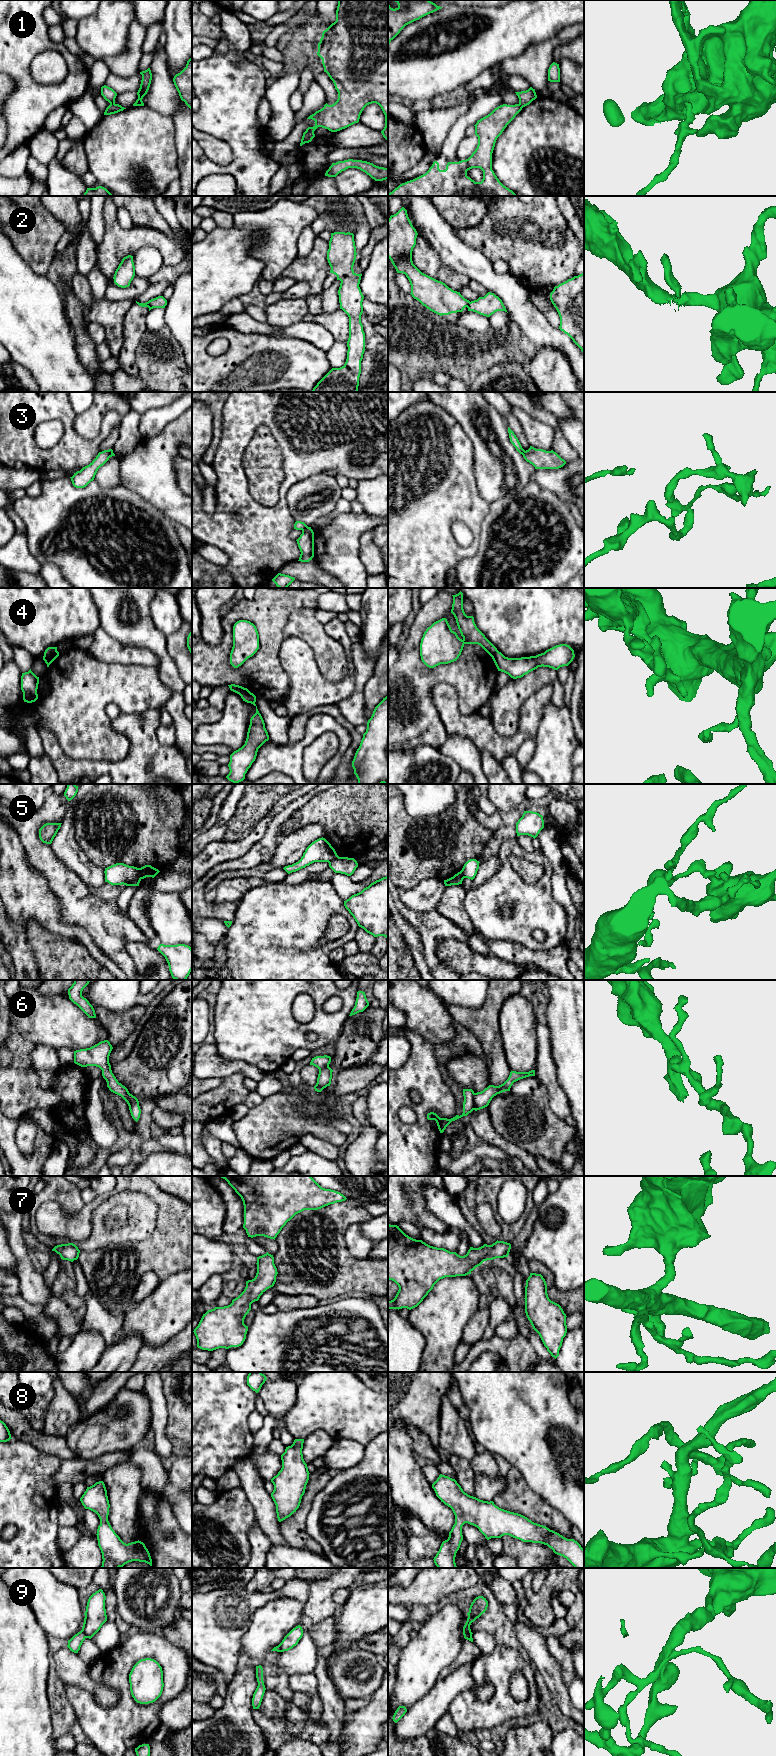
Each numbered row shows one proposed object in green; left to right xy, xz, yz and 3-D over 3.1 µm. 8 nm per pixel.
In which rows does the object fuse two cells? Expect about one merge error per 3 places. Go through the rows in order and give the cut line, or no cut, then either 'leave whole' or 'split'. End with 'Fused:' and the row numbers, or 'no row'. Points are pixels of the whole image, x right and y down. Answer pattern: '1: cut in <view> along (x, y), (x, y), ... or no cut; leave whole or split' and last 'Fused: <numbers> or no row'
1: cut in xz along (306, 130), (313, 132); split
2: no cut; leave whole
3: no cut; leave whole
4: cut in xy along (56, 649), (44, 655); split
5: cut in xy along (137, 868), (142, 878); split
6: cut in yz along (475, 1093), (473, 1109); split
7: no cut; leave whole
8: no cut; leave whole
9: cut in xy along (81, 1630), (86, 1637); split
Fused: 1, 4, 5, 6, 9

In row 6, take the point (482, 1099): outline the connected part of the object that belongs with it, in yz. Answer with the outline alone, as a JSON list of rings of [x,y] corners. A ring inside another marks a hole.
[[[535,1070],[529,1072],[516,1072],[511,1071],[508,1079],[499,1086],[489,1085],[481,1092],[474,1094],[474,1110],[480,1110],[487,1107],[494,1096],[505,1091],[510,1091],[514,1082],[529,1077],[535,1076]]]

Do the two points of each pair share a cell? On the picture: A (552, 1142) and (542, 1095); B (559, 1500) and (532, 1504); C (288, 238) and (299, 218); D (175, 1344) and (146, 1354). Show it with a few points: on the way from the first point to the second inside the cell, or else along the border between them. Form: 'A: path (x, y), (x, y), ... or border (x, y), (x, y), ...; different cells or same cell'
A: path (541, 1130), (541, 1107); same cell
B: border (530, 1488), (547, 1500), (566, 1518); different cells
C: path (288, 233), (288, 229), (294, 223); same cell
D: path (168, 1351), (165, 1354), (153, 1354); same cell

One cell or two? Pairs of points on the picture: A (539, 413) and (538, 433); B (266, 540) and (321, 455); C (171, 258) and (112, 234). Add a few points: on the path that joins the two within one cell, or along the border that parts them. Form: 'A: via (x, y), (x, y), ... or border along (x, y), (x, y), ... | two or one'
A: border along (519, 408), (554, 429) | two
B: via (278, 517), (282, 506), (283, 489), (298, 472) | one
C: via (159, 243), (154, 238), (127, 238) | one

